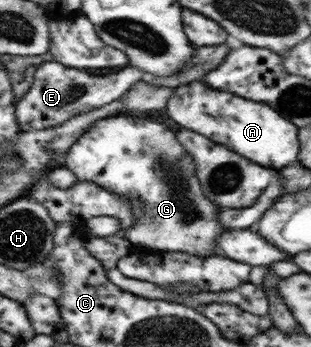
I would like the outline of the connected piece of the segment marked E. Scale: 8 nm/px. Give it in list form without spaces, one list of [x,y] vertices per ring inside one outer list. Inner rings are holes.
[[[45,62],[34,74],[33,86],[16,102],[19,128],[22,131],[42,131],[46,128],[62,126],[79,113],[86,113],[95,108],[105,107],[111,100],[117,100],[123,92],[127,92],[133,84],[143,78],[141,69],[125,66],[125,70],[111,76],[89,76],[87,72],[67,68],[59,62]],[[75,86],[75,90],[73,90]]]

